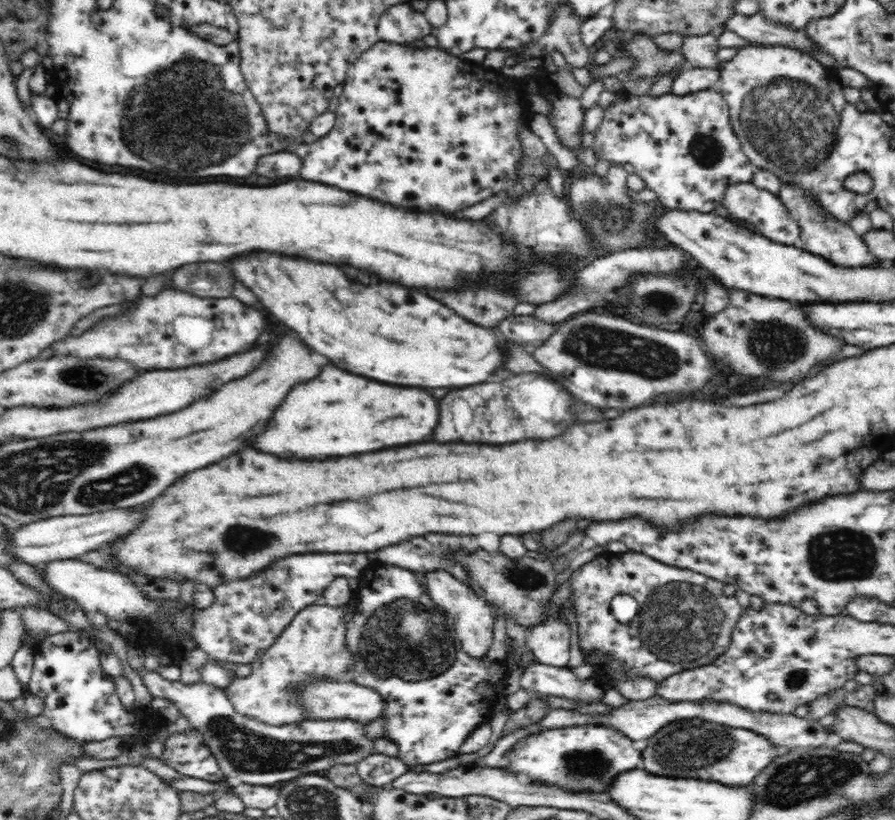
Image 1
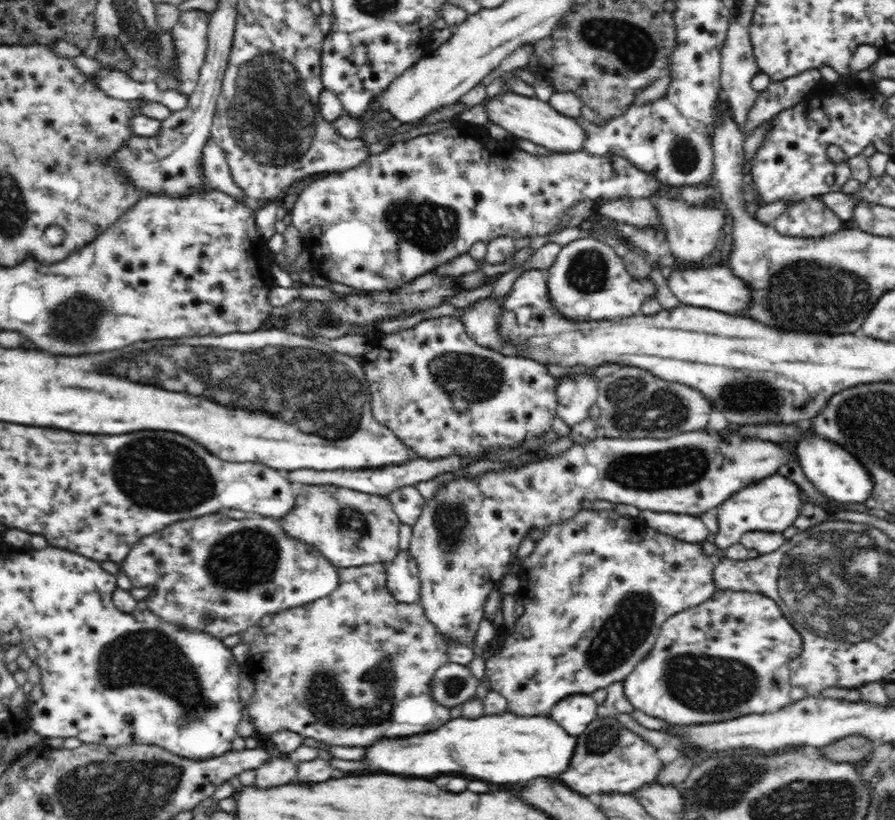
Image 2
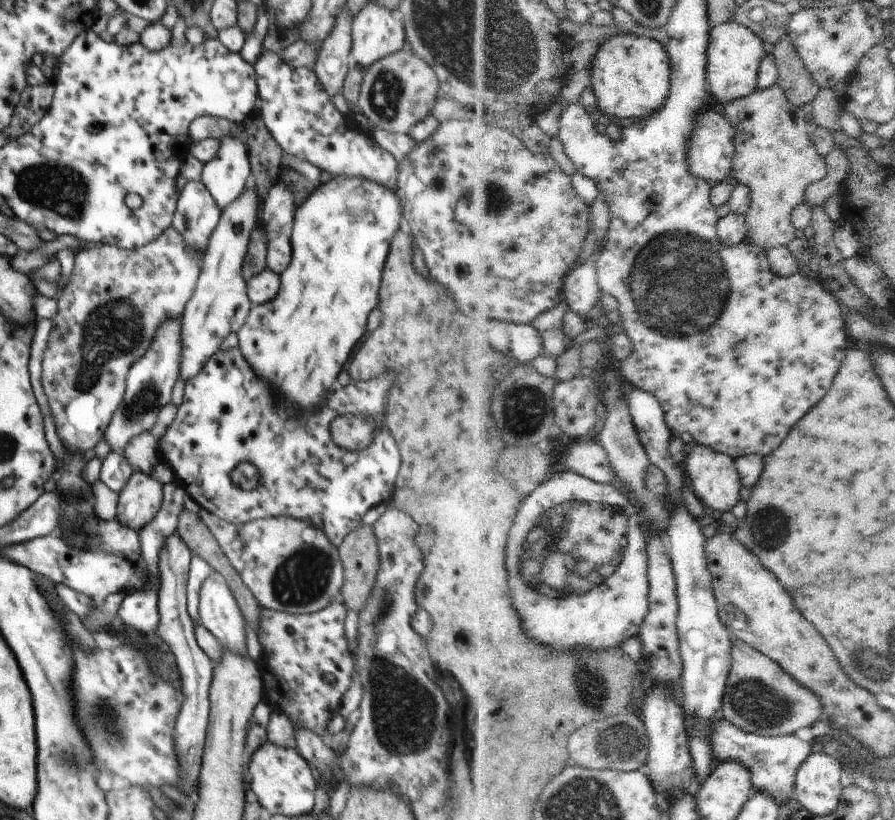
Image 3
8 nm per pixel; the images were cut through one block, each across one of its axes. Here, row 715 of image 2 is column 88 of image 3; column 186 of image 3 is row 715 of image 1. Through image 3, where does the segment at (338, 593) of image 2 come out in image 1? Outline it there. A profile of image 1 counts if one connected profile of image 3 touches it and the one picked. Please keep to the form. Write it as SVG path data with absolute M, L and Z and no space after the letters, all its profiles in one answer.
M319 603L303 608L291 624L257 660L253 660L247 678L234 680L224 690L234 710L240 715L262 721L272 726L298 724L305 720L303 710L297 704L298 686L306 680L351 681L355 659L346 647L348 620L353 616L344 606L328 606Z

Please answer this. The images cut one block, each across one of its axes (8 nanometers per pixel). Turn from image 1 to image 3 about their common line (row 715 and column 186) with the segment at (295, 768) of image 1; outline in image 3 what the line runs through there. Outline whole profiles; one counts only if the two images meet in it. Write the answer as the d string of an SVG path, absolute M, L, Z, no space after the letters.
M188 181L179 193L172 226L188 246L203 255L214 227L220 222L222 208L216 206L212 194L203 182Z

